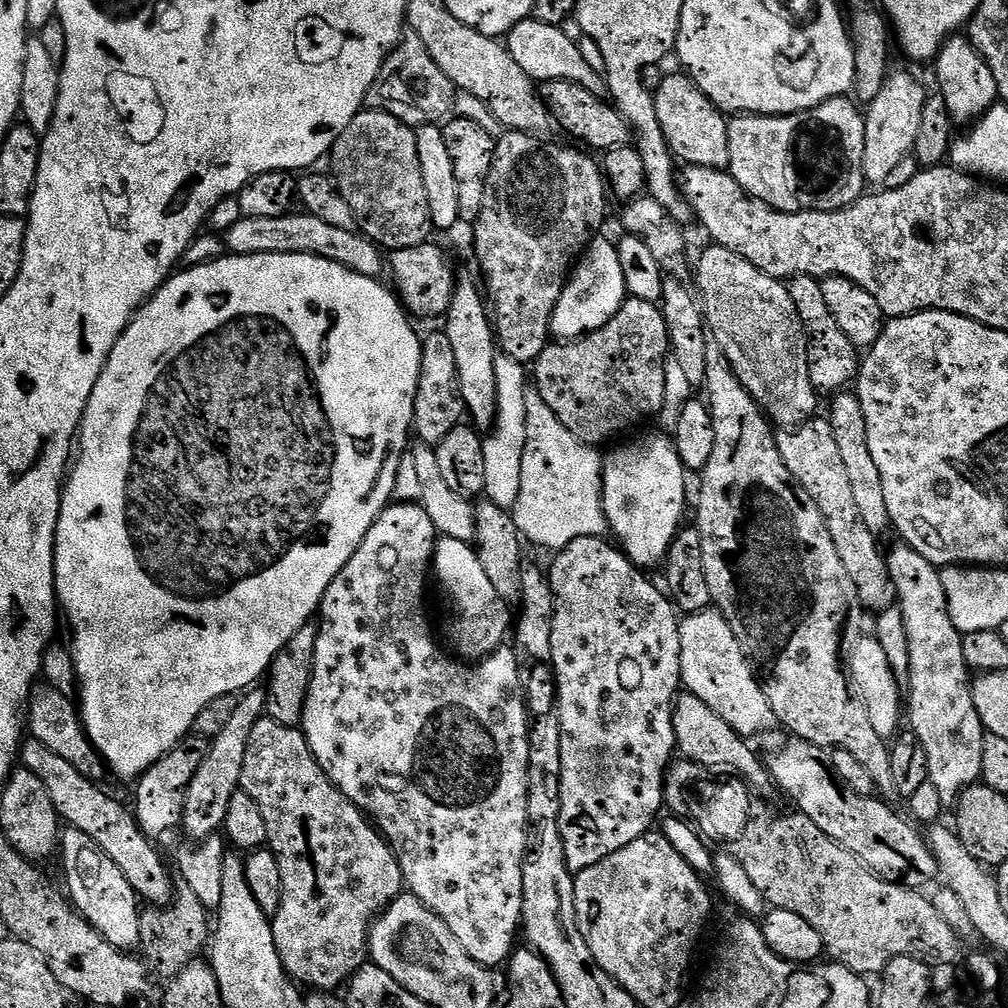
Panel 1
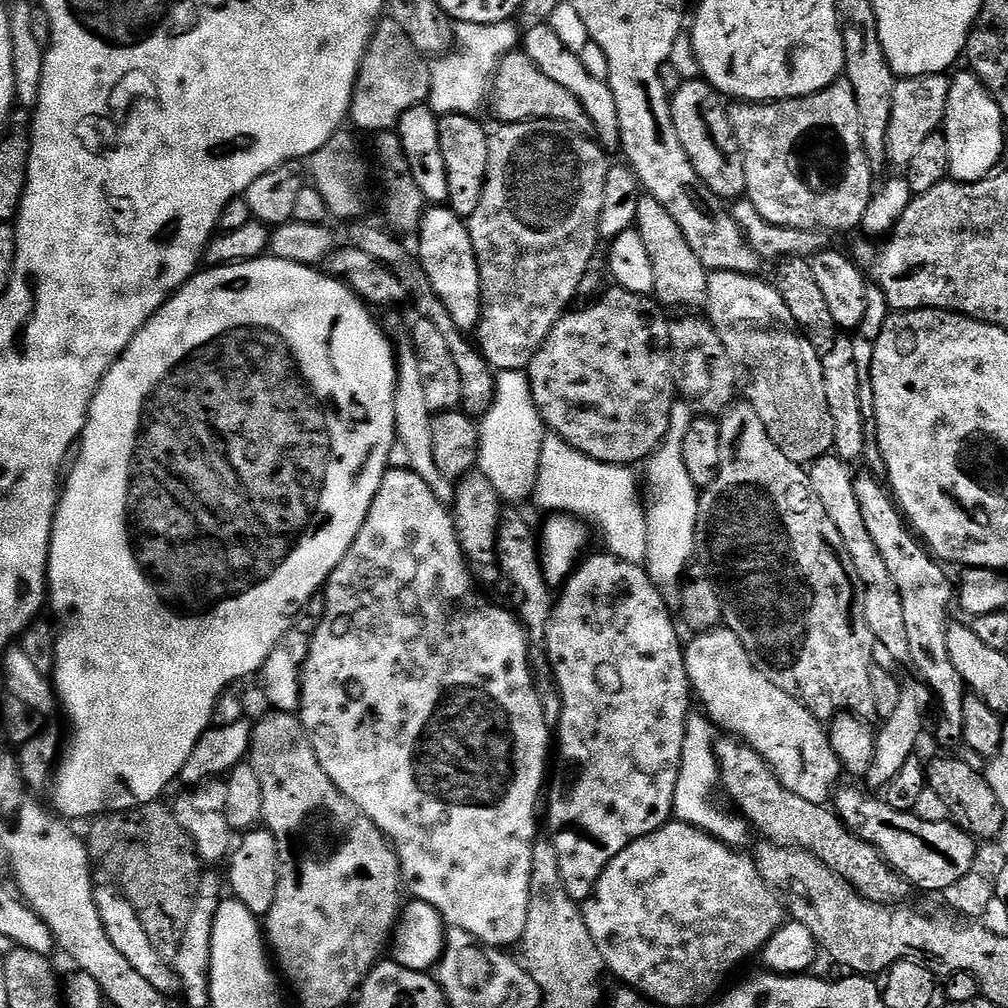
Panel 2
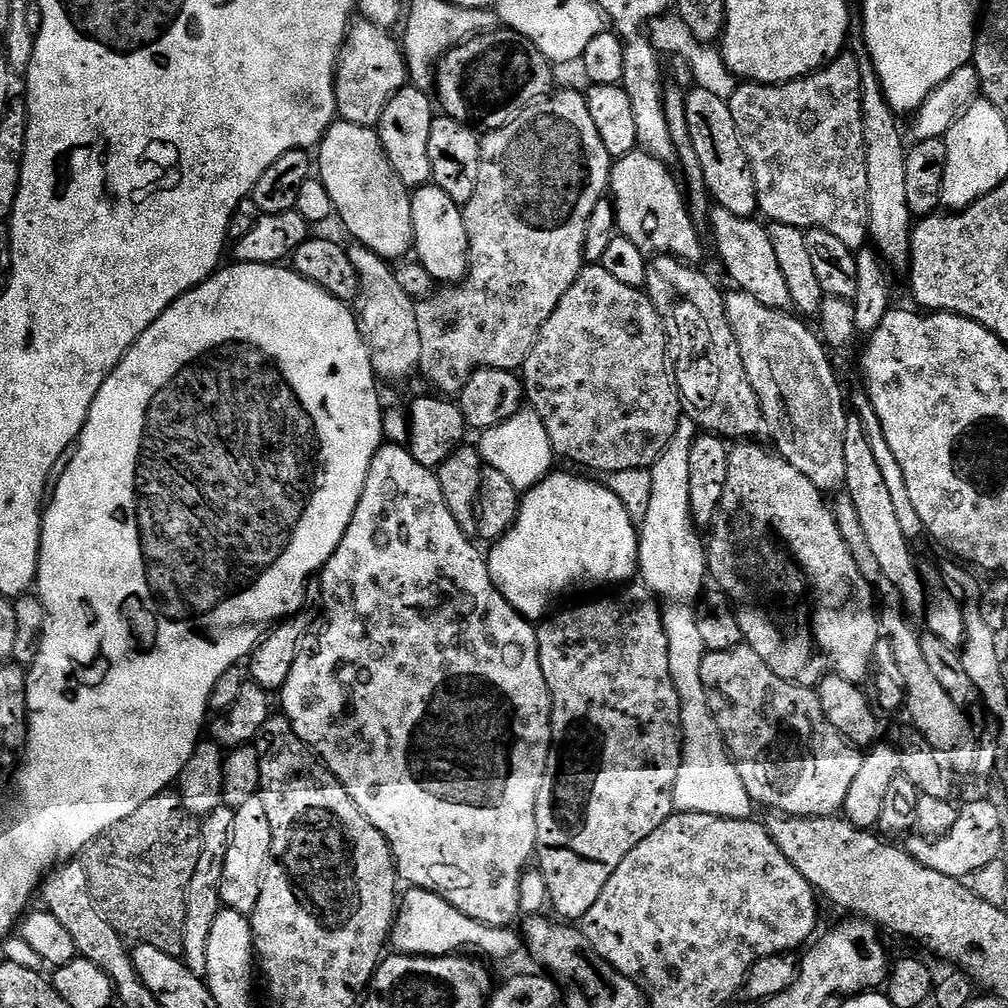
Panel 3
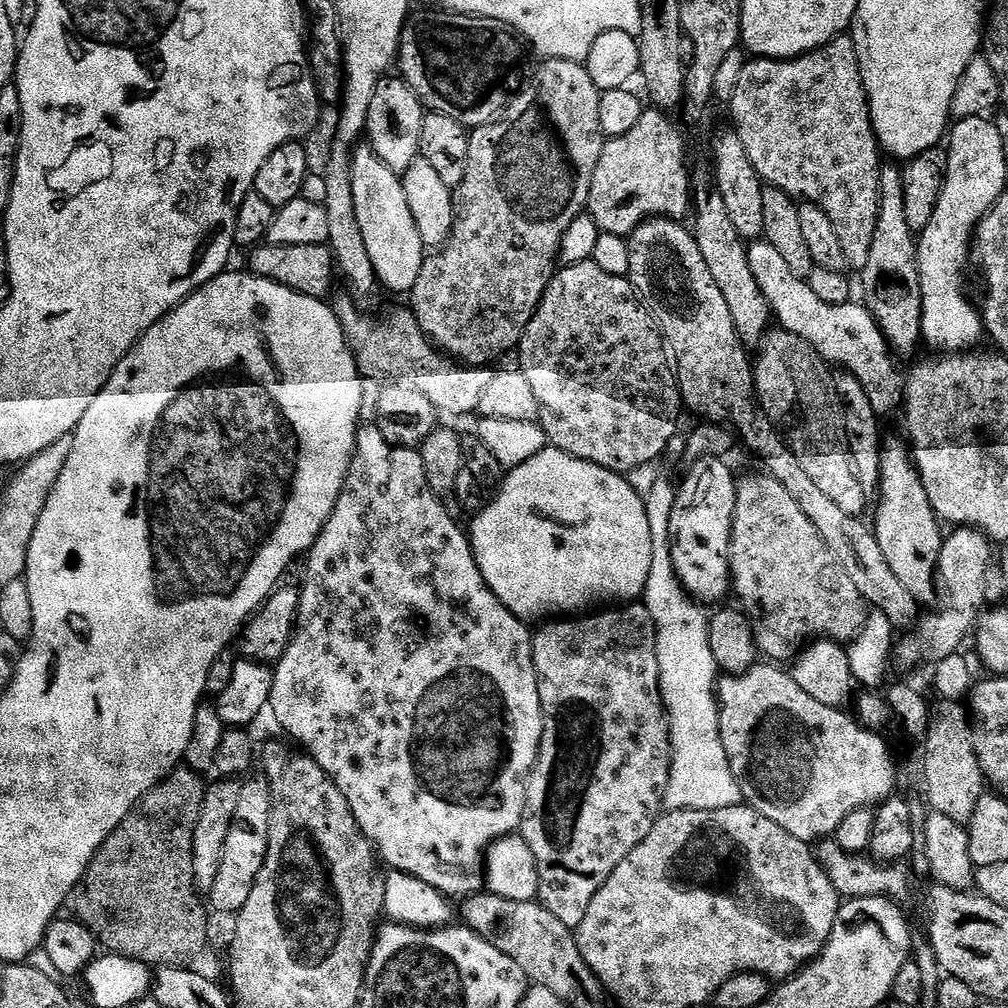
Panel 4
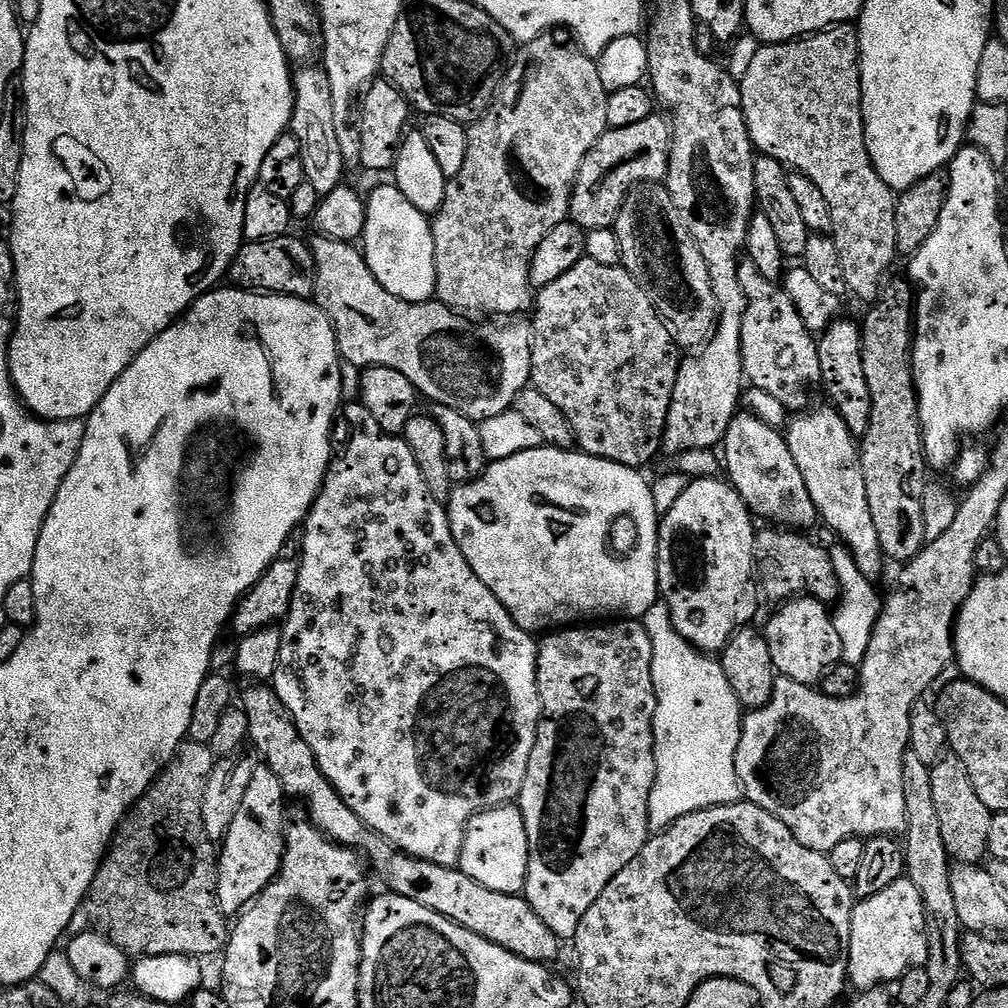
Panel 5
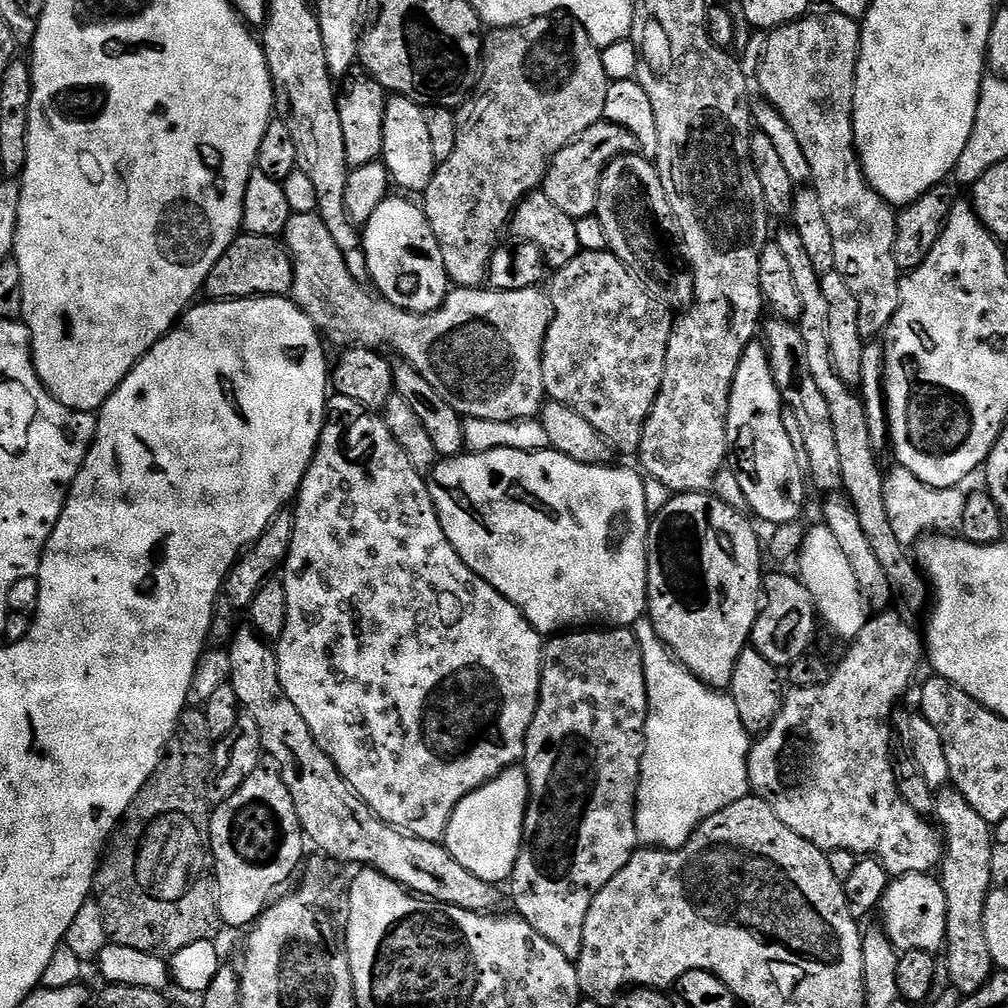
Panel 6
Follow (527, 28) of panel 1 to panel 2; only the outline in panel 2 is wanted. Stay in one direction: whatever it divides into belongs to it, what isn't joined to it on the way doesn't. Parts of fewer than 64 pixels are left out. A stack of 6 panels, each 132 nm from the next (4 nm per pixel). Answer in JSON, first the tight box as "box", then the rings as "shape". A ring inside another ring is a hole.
{"box":[522,23,621,153],"shape":[[[547,23],[532,24],[529,29],[529,32],[525,31],[522,36],[522,51],[530,57],[534,66],[538,66],[538,70],[542,70],[542,74],[546,74],[546,78],[558,82],[558,86],[570,90],[570,94],[574,94],[574,98],[582,102],[582,110],[586,110],[590,118],[595,139],[605,153],[619,153],[621,146],[618,106],[614,103],[614,94],[608,81],[592,77],[586,66],[582,66],[579,55],[571,52],[566,42],[562,42],[562,38],[558,38],[558,34],[554,34],[554,30]]]}

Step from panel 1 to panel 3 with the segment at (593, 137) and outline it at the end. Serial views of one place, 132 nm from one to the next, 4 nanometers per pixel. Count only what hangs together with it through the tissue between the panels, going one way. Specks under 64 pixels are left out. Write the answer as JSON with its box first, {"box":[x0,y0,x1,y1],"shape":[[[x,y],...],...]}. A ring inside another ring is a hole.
{"box":[434,30,553,132],"shape":[[[511,30],[480,32],[440,57],[440,62],[434,69],[434,96],[439,107],[440,104],[444,107],[441,108],[443,115],[469,124],[471,128],[492,132],[495,128],[509,124],[522,109],[553,91],[552,71],[553,65],[542,54],[542,50],[522,38],[522,34]]]}

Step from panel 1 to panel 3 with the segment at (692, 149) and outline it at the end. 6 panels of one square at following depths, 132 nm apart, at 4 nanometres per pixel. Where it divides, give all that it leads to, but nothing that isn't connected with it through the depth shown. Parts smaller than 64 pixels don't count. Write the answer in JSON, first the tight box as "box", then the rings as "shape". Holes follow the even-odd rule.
{"box":[686,87,758,217],"shape":[[[693,87],[686,96],[686,122],[690,126],[690,140],[702,162],[705,189],[719,207],[730,210],[735,216],[755,217],[758,198],[754,186],[754,174],[746,150],[740,141],[734,114],[730,114],[727,100],[710,94],[700,87]]]}

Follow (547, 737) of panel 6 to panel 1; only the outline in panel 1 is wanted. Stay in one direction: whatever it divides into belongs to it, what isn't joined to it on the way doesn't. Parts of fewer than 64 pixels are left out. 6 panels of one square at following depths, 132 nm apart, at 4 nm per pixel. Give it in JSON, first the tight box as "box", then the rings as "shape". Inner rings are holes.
{"box":[547,536,682,874],"shape":[[[602,536],[574,538],[570,546],[559,549],[552,560],[552,569],[547,569],[548,584],[552,588],[552,596],[556,599],[556,613],[552,619],[550,646],[552,647],[552,670],[556,674],[555,695],[558,697],[558,715],[562,726],[562,842],[566,846],[566,862],[573,874],[586,870],[602,858],[610,858],[622,846],[630,846],[638,838],[642,838],[653,827],[660,807],[665,807],[664,783],[669,765],[677,755],[674,738],[674,706],[682,688],[680,679],[680,621],[677,609],[671,599],[663,591],[659,592],[645,573],[636,567],[611,539]]]}

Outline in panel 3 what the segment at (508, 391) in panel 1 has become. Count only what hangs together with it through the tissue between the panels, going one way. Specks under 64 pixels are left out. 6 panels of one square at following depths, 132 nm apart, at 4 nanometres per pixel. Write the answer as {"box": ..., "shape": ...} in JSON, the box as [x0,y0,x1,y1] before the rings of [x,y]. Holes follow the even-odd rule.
{"box":[478,410,554,494],"shape":[[[521,410],[506,422],[493,428],[485,428],[479,433],[478,447],[480,458],[485,465],[498,470],[514,485],[514,490],[521,494],[530,491],[538,482],[542,482],[548,473],[553,471],[554,453],[550,434],[546,434],[546,426],[542,426],[542,418],[531,410]]]}

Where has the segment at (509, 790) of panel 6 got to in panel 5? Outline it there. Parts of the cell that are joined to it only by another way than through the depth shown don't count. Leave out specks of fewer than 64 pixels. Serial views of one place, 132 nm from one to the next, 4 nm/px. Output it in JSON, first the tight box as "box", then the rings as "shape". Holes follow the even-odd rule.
{"box":[459,805,529,895],"shape":[[[500,805],[479,812],[465,828],[459,868],[487,889],[519,895],[525,886],[529,864],[529,839],[525,818],[517,805]]]}

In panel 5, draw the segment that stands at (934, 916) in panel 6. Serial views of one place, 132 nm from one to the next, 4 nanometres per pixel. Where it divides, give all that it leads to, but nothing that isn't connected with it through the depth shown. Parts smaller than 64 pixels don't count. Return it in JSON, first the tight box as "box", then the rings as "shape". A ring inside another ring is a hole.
{"box":[846,878,928,990],"shape":[[[907,878],[891,882],[890,886],[859,901],[850,918],[850,950],[846,980],[856,990],[888,986],[899,981],[912,968],[922,968],[928,963],[926,914],[918,886]]]}

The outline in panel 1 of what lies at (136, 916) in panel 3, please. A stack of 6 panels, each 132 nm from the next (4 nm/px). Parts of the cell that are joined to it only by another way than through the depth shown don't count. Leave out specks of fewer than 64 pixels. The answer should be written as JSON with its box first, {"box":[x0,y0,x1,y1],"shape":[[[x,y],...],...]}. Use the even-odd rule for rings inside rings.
{"box":[140,887,210,978],"shape":[[[181,887],[179,891],[173,895],[171,903],[165,904],[164,907],[148,906],[140,913],[140,947],[143,959],[146,961],[149,969],[153,973],[156,972],[163,978],[171,978],[177,976],[187,964],[192,963],[201,955],[200,952],[205,951],[206,945],[210,940],[210,920],[208,924],[209,909],[205,908],[202,902],[198,902],[198,897],[194,895],[194,890]]]}

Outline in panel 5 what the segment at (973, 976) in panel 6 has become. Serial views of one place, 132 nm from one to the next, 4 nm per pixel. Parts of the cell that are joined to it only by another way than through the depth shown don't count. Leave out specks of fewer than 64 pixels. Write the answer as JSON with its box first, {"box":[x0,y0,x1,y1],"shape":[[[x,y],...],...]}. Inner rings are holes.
{"box":[931,754,994,864],"shape":[[[945,754],[931,765],[931,769],[934,806],[938,809],[942,842],[946,842],[949,857],[962,864],[980,864],[988,856],[990,822],[994,813],[982,798],[978,798],[978,790],[974,790],[974,782],[970,782],[970,774],[966,774],[966,766],[962,766],[957,756]]]}

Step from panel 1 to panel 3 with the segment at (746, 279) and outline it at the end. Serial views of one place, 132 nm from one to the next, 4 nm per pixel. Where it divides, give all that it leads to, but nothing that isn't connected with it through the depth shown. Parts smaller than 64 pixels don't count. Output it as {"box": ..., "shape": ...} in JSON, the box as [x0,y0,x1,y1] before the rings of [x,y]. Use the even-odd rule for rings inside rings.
{"box":[724,290,850,493],"shape":[[[732,290],[732,293],[729,291],[725,295],[724,313],[728,316],[732,333],[738,342],[738,350],[742,354],[742,362],[748,375],[748,384],[754,386],[754,394],[768,423],[770,440],[776,443],[775,451],[787,459],[790,466],[806,474],[806,478],[810,478],[810,482],[814,482],[814,486],[819,488],[821,493],[835,493],[843,489],[846,458],[842,442],[846,442],[846,426],[850,412],[846,407],[846,392],[844,394],[836,381],[836,372],[828,361],[829,353],[821,337],[813,329],[812,333],[804,325],[807,323],[791,311],[762,306],[758,298],[739,290]]]}

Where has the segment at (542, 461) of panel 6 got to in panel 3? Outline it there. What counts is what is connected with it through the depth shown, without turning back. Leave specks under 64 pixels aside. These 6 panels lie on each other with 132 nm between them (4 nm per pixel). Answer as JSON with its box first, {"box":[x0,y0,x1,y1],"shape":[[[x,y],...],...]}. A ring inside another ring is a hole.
{"box":[486,470,640,622],"shape":[[[559,470],[549,472],[548,476],[542,482],[538,482],[530,491],[521,495],[518,516],[515,522],[510,526],[510,530],[502,539],[495,541],[495,543],[489,547],[492,549],[487,549],[486,559],[488,561],[488,569],[490,570],[490,578],[494,582],[494,586],[506,598],[506,602],[510,602],[510,606],[514,606],[514,610],[519,612],[520,615],[529,622],[543,621],[546,613],[549,611],[547,608],[550,607],[571,584],[616,584],[612,586],[620,586],[625,582],[631,581],[633,577],[637,575],[638,557],[640,554],[640,538],[638,535],[637,521],[630,518],[626,506],[622,506],[622,500],[609,490],[607,483],[600,481],[599,484],[599,482],[596,481],[599,479],[589,478],[587,475],[584,476],[575,476],[572,472],[559,472]]]}

